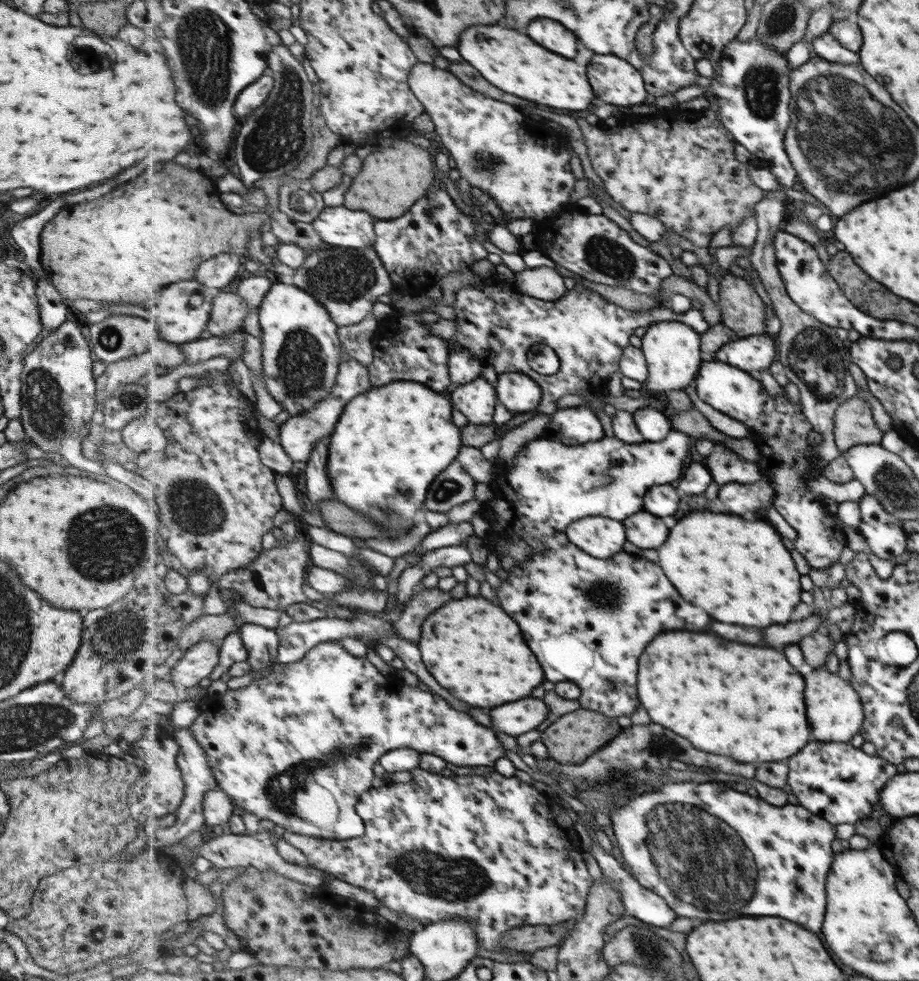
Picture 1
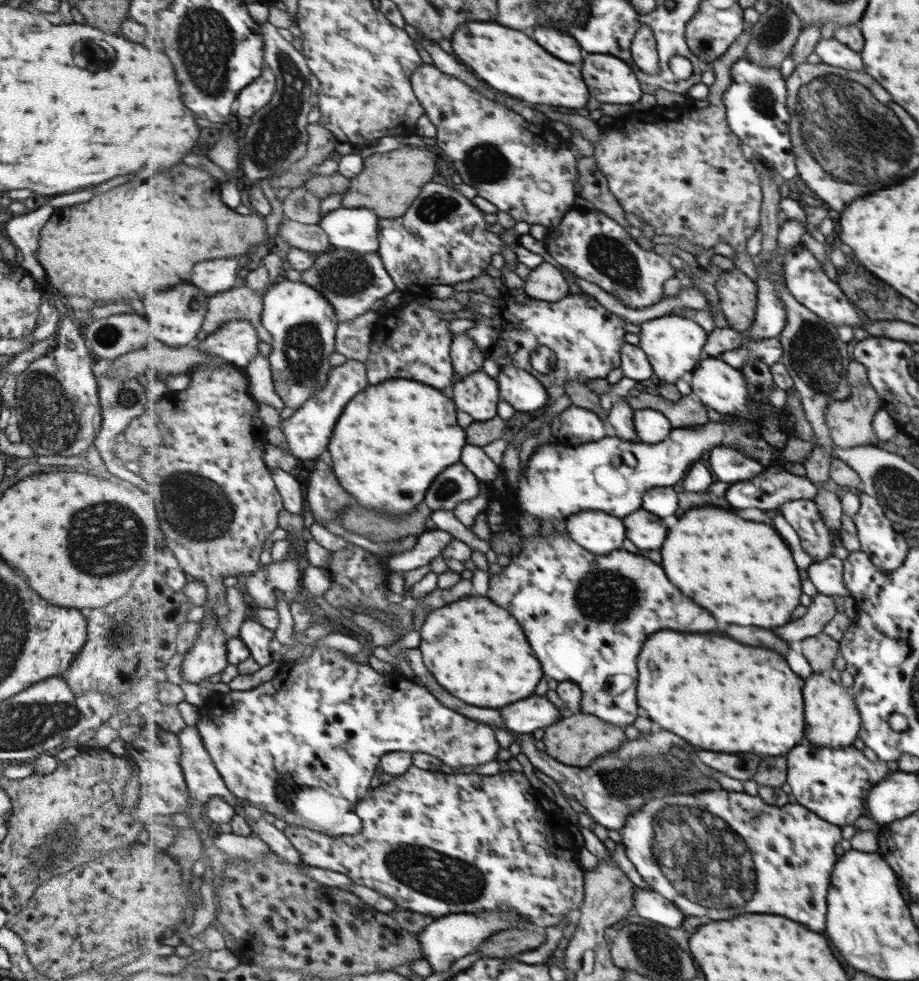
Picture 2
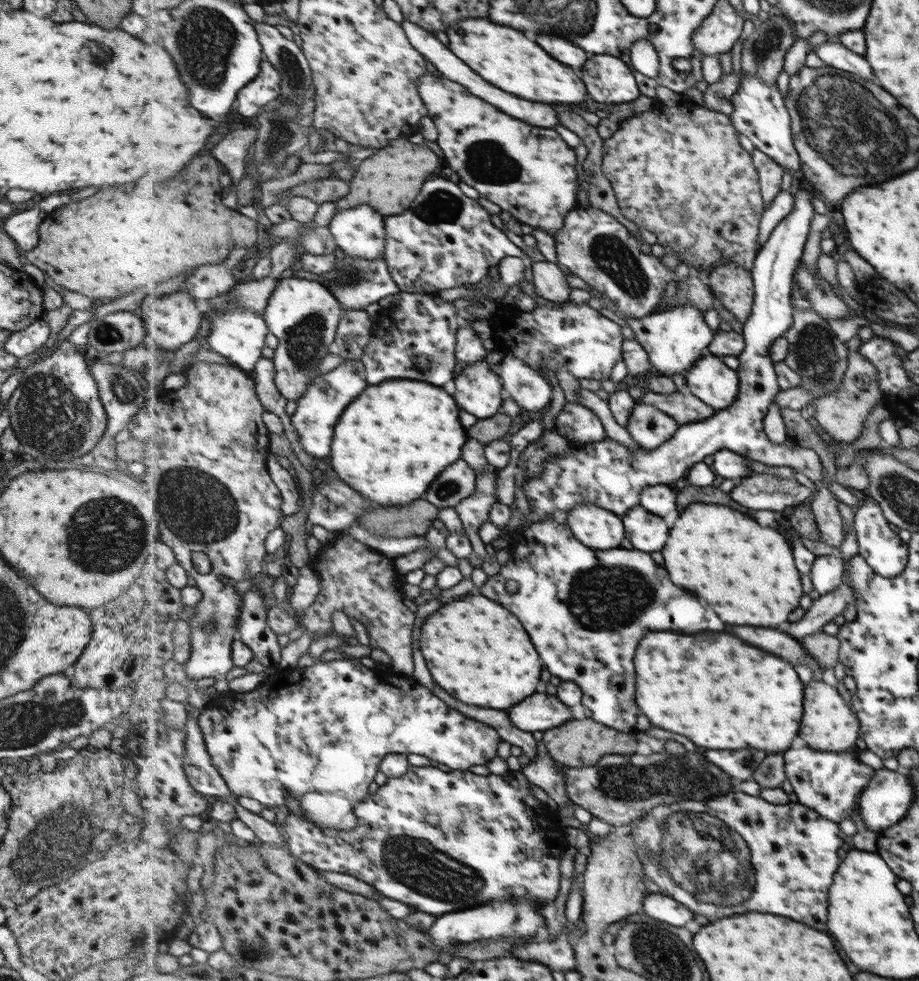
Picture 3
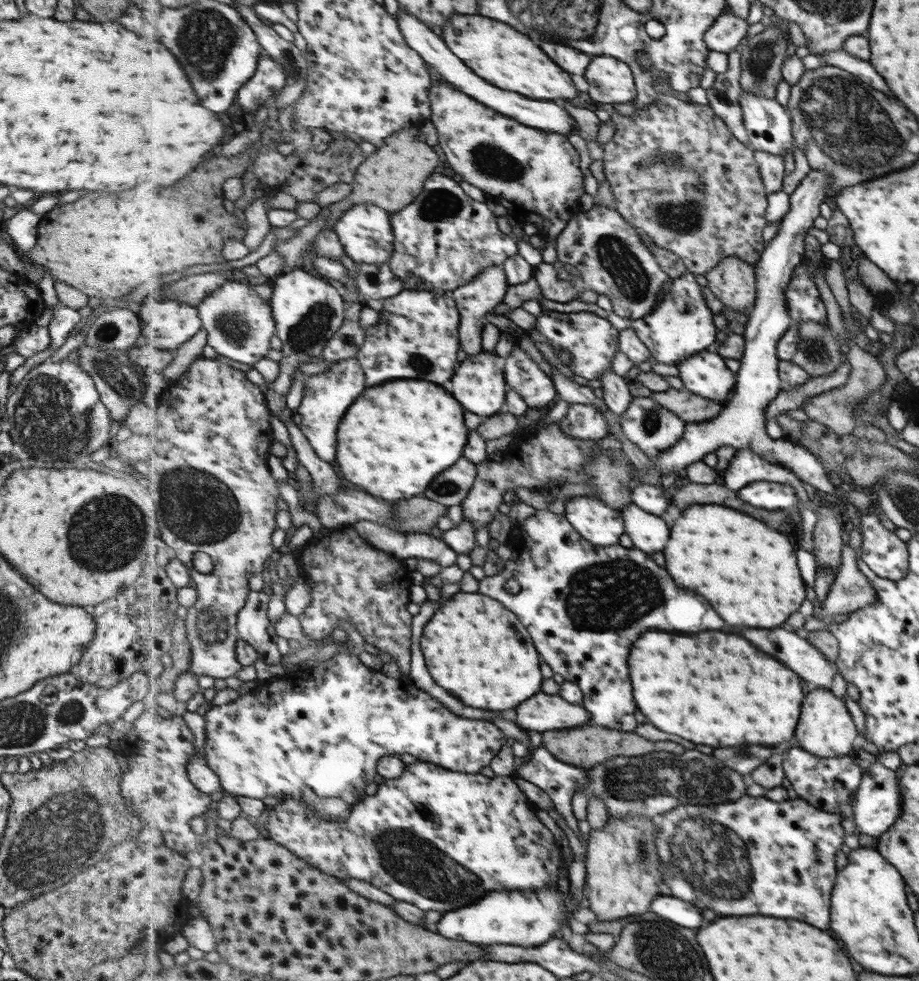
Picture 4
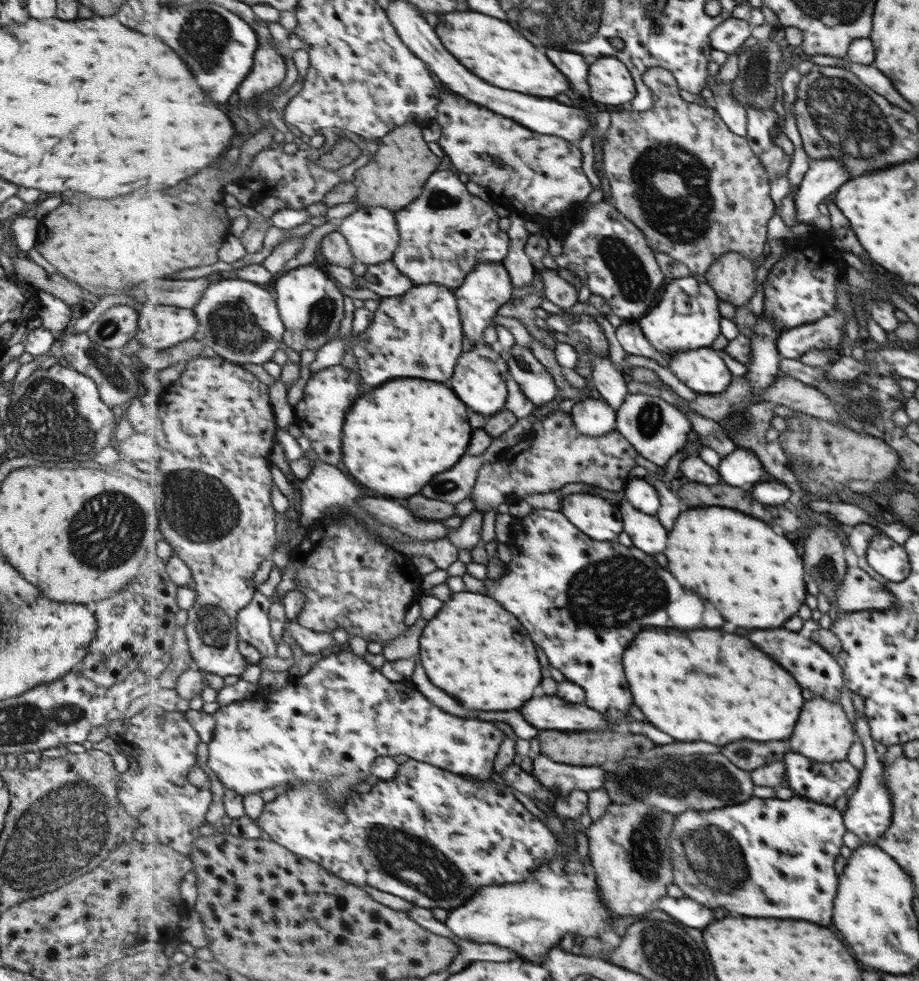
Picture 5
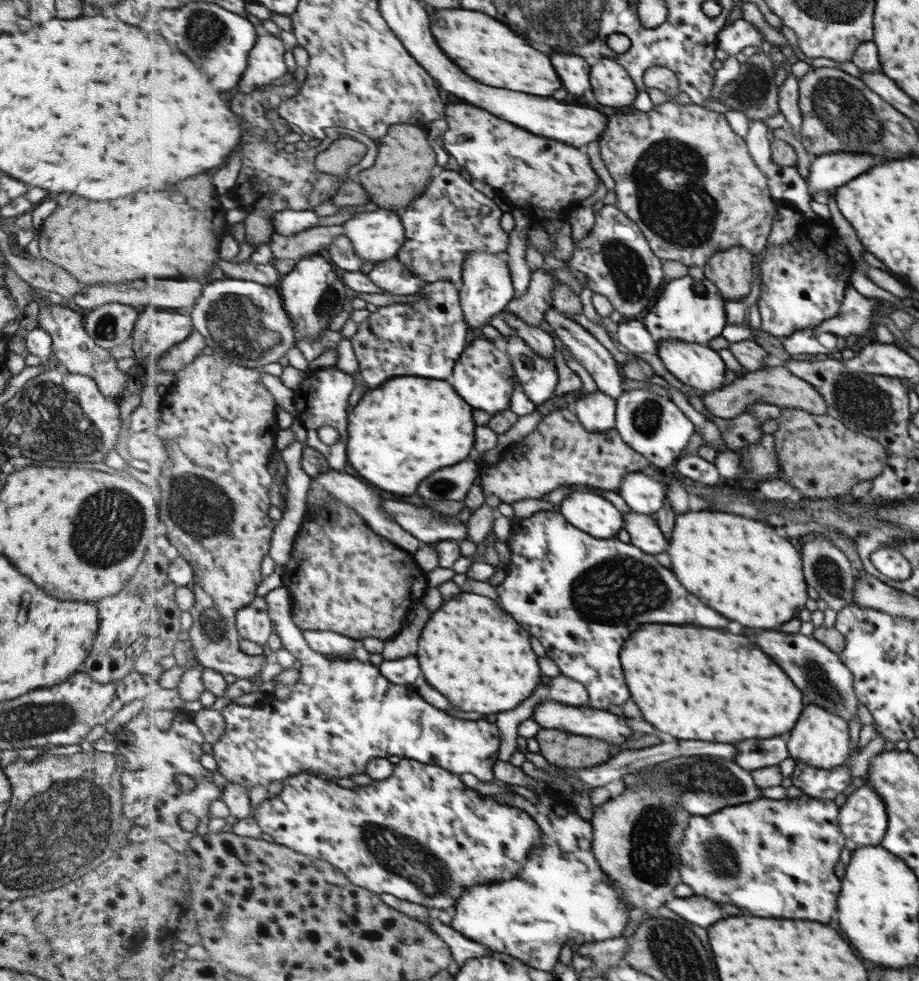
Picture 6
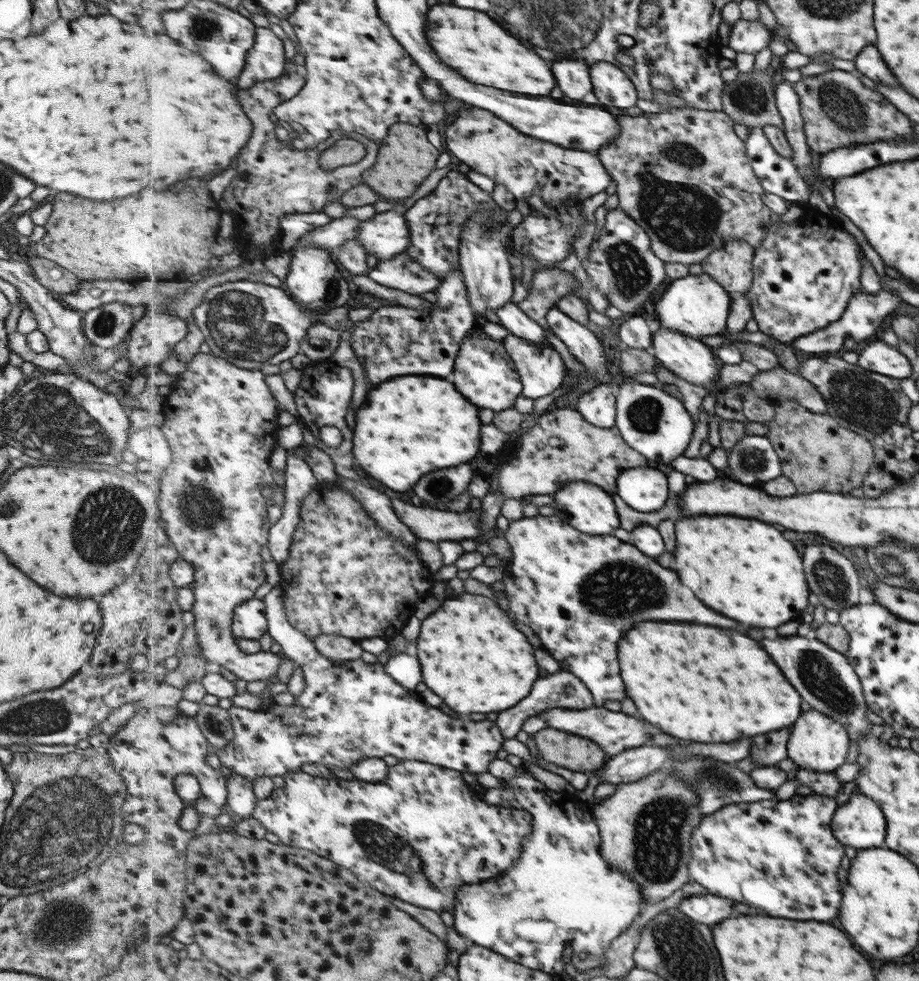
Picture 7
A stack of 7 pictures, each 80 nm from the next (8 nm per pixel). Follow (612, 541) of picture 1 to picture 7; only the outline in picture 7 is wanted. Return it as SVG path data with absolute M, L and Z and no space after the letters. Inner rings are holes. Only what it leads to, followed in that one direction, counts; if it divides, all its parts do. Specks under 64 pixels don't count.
M584 480L566 483L565 487L553 494L553 497L554 507L561 519L578 528L580 532L592 536L611 536L621 526L613 496L595 483Z

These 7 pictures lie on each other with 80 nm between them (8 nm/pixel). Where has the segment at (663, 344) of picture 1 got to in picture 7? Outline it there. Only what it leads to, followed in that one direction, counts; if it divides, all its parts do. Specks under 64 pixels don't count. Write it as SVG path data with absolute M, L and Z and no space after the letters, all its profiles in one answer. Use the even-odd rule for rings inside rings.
M710 274L687 275L673 280L655 305L657 317L654 319L659 328L675 330L683 336L700 339L703 336L723 336L728 330L731 312L731 294Z

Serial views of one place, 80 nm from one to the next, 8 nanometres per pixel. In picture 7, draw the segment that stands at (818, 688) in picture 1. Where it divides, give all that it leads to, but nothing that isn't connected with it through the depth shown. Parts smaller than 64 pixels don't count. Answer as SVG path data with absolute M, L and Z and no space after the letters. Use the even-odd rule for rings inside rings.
M815 710L805 711L793 726L793 736L789 742L789 758L797 767L813 772L833 772L837 766L845 762L849 737L846 729L838 721L831 720Z

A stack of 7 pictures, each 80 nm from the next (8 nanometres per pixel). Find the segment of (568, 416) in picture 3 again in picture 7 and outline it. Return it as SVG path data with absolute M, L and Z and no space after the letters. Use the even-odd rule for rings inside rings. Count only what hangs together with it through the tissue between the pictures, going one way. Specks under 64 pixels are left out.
M599 384L579 398L576 408L591 424L611 428L616 424L616 391Z

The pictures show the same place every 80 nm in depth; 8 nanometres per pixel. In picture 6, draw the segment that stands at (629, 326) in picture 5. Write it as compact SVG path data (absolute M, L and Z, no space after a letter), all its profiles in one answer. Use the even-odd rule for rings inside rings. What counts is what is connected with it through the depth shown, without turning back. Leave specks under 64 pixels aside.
M640 318L625 319L619 324L616 335L620 344L630 353L658 354L658 342L655 342L653 336L649 334L649 330L645 328L644 321Z

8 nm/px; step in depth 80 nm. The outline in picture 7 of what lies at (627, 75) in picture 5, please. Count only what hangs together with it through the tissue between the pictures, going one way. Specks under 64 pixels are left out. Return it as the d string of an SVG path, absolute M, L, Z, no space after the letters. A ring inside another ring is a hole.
M599 62L591 68L591 76L595 80L595 94L601 104L616 108L638 106L638 89L621 68Z

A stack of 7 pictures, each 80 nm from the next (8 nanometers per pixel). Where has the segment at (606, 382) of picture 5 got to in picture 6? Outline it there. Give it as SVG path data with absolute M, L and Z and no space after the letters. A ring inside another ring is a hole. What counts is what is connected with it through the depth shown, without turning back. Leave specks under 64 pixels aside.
M555 308L545 312L544 321L552 327L554 334L561 340L563 346L591 374L594 382L597 384L598 390L611 395L617 402L618 398L625 392L625 385L623 384L623 376L619 374L621 364L611 357L611 352L591 332L587 332L581 324L577 324L575 320L570 320L567 316L557 312Z

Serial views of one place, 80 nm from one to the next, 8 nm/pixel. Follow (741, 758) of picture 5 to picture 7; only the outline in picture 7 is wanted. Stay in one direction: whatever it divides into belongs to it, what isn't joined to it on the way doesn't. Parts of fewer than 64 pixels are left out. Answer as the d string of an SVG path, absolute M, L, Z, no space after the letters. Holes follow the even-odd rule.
M783 728L781 732L771 732L767 736L755 736L753 742L753 760L755 766L773 766L781 760L789 758L787 744L791 738L791 728Z

